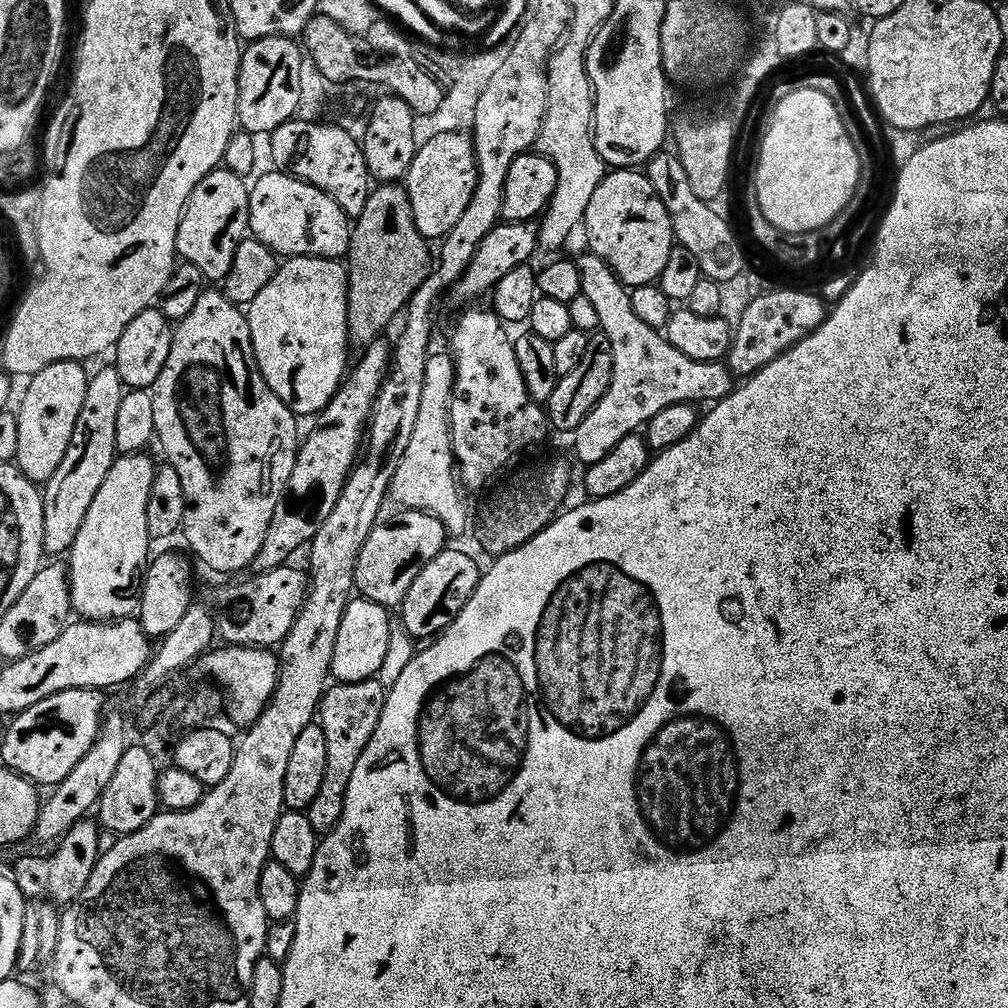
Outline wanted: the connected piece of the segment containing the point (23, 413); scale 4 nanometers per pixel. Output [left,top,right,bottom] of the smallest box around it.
[14,360,88,484]

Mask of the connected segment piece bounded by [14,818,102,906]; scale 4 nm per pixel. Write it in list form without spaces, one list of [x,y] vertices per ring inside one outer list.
[[[85,818],[80,823],[74,825],[64,839],[55,845],[53,856],[24,856],[16,864],[16,872],[14,871],[14,879],[16,885],[24,891],[25,897],[44,896],[51,903],[57,906],[67,906],[73,904],[82,894],[82,890],[86,886],[86,882],[90,882],[90,874],[94,874],[94,866],[99,862],[102,855],[102,847],[100,848],[101,829],[98,827],[97,821],[92,818]]]

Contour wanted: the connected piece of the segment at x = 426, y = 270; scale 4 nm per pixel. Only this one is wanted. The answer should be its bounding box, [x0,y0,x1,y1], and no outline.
[346,183,434,350]

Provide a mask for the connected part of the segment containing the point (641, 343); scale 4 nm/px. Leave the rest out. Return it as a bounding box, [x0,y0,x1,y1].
[574,254,734,466]

